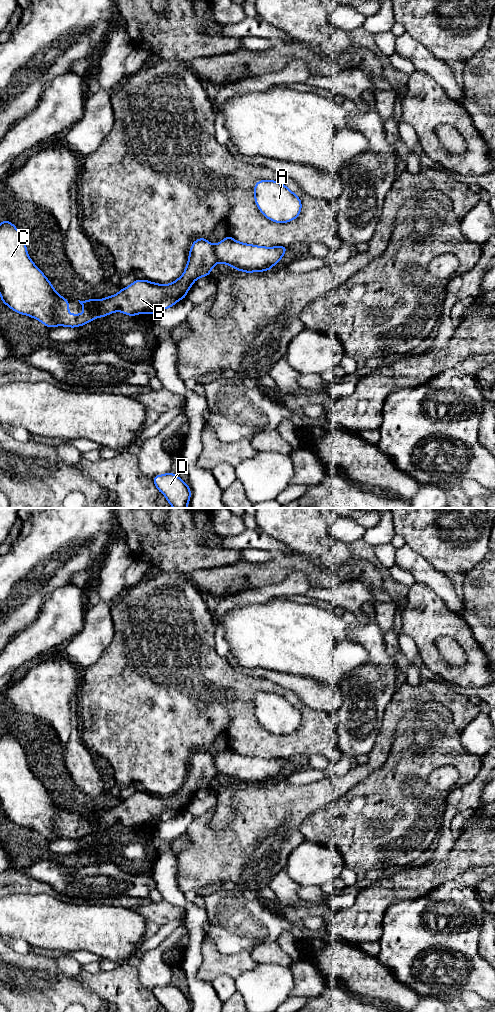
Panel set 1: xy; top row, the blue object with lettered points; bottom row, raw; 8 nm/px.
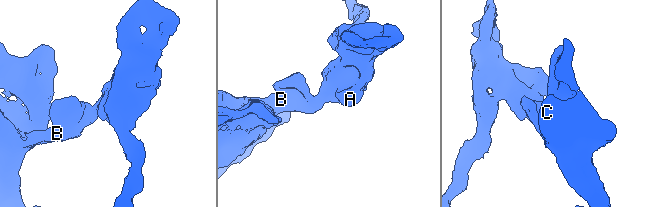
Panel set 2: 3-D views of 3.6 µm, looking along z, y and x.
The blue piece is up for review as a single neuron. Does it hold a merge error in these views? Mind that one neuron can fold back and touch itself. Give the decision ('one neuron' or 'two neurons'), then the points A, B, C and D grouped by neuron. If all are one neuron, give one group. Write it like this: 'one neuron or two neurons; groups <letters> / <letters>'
two neurons; groups A / B C D

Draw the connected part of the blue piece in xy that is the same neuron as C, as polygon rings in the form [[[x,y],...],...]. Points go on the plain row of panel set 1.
[[[5,732],[0,735],[0,809],[4,816],[6,816],[13,823],[20,825],[21,827],[30,828],[48,840],[56,838],[64,838],[75,840],[90,835],[93,831],[99,829],[106,829],[114,824],[122,824],[128,828],[135,828],[141,825],[147,825],[156,827],[157,825],[172,819],[178,813],[184,811],[191,800],[193,795],[200,789],[209,788],[213,779],[219,775],[214,762],[214,757],[205,750],[199,750],[195,752],[189,763],[188,774],[186,780],[181,789],[169,796],[159,796],[150,794],[148,792],[135,792],[126,800],[120,801],[120,803],[112,808],[102,810],[100,812],[90,811],[79,813],[83,818],[82,826],[70,826],[69,825],[69,813],[58,806],[53,797],[49,794],[49,791],[43,786],[43,784],[34,776],[29,769],[26,761],[26,753],[23,747],[19,744],[14,736]]]

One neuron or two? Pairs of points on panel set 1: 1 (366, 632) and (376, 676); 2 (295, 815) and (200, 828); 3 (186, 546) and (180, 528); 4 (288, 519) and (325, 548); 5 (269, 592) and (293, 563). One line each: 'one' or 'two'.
1: one
2: one
3: one
4: one
5: two

